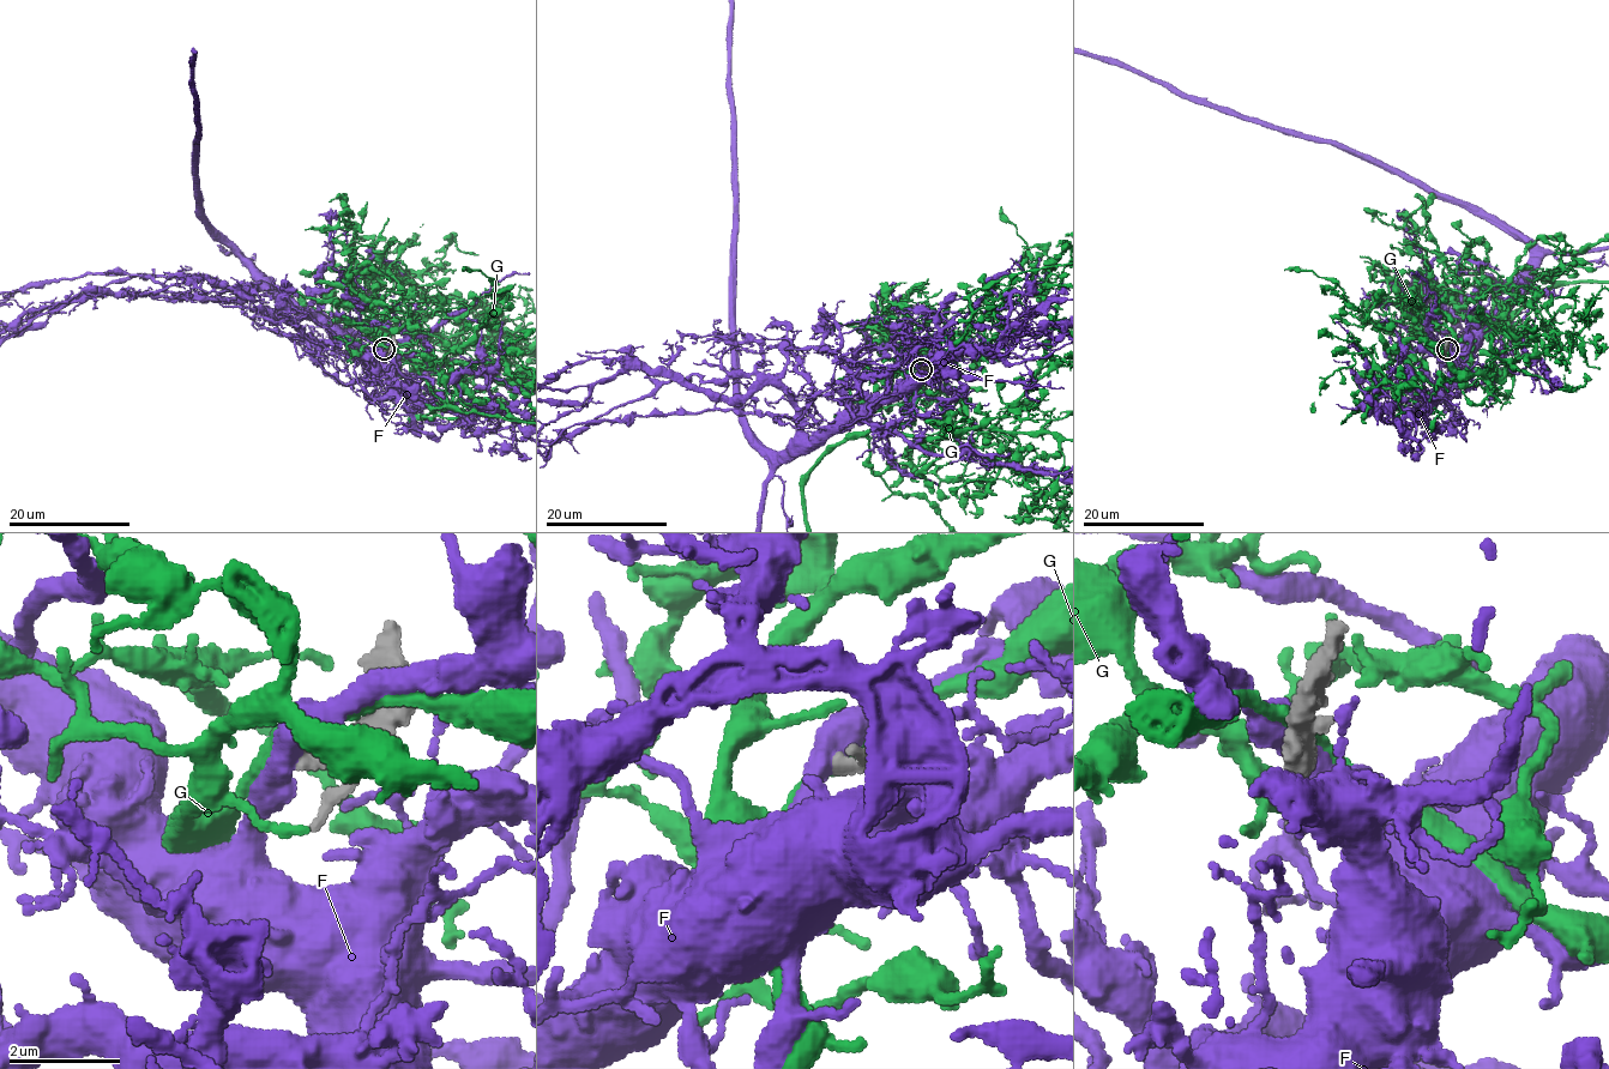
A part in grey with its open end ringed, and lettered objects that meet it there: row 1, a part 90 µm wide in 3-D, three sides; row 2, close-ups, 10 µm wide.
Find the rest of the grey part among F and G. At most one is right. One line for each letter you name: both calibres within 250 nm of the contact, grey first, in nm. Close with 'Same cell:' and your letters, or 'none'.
G: 200/260 nm
Same cell: G

